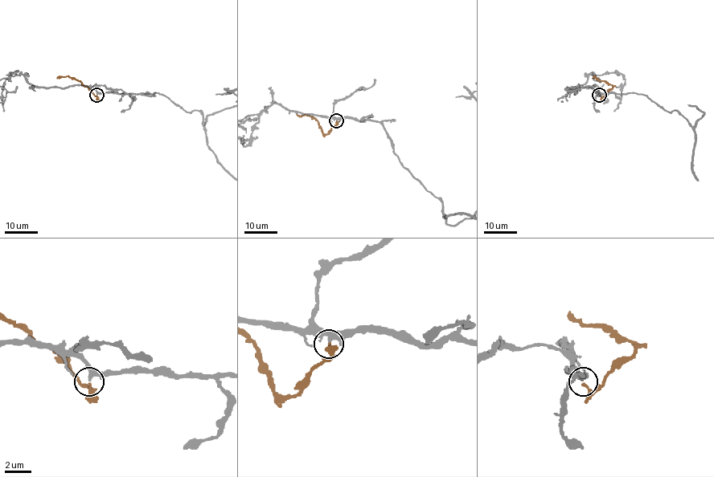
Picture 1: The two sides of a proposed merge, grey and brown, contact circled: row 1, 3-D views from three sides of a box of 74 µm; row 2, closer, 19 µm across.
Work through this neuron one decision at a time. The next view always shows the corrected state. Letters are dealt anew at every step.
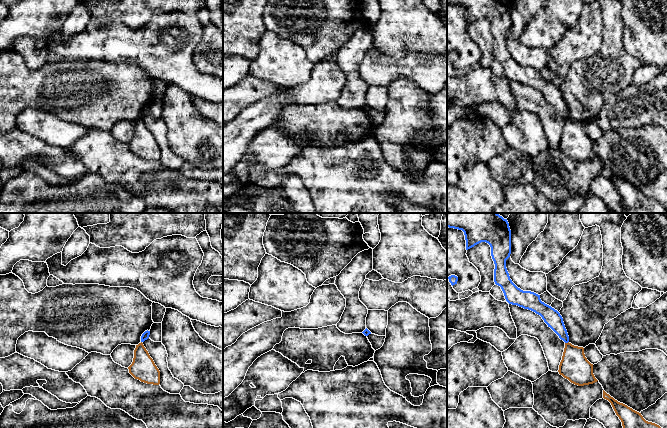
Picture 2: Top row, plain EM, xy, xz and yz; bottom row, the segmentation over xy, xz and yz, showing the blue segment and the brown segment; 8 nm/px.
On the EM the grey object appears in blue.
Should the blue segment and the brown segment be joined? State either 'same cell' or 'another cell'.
another cell

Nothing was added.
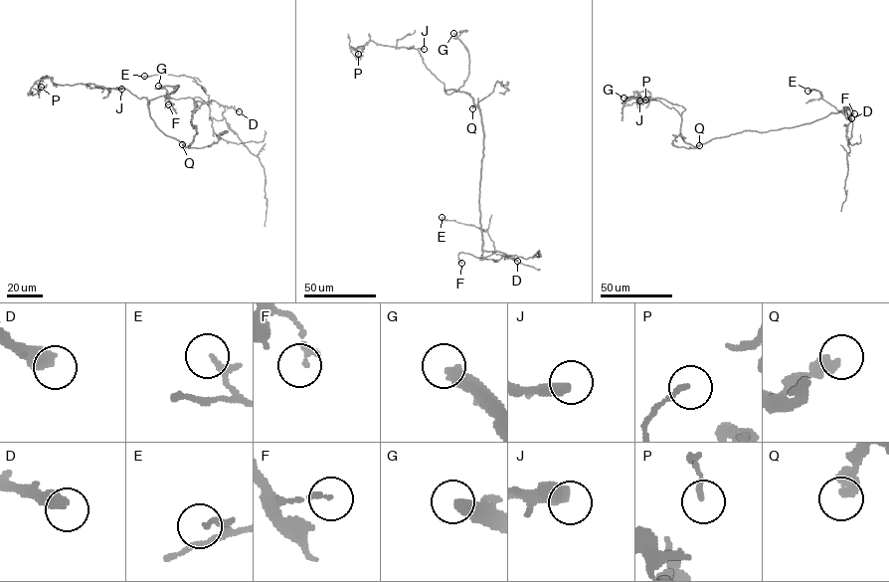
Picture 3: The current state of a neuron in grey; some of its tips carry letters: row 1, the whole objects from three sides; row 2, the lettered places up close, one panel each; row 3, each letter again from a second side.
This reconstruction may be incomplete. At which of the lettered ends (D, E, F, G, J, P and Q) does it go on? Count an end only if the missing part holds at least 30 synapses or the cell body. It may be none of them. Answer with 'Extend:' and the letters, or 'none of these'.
Extend: D, F, G

